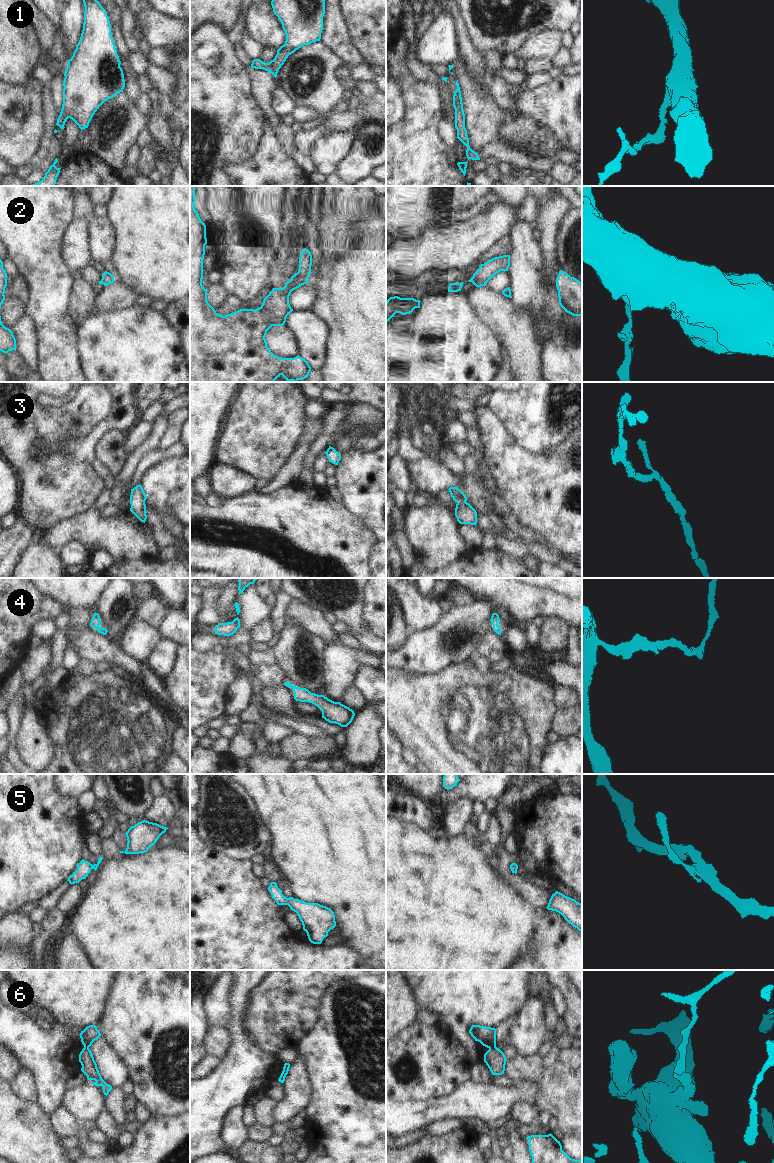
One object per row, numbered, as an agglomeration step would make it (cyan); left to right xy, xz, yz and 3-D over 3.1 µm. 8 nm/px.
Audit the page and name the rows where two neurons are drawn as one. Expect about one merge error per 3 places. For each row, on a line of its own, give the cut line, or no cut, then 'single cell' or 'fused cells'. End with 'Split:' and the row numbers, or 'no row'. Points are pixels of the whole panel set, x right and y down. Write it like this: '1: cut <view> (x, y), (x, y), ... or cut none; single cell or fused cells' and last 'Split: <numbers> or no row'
1: cut none; single cell
2: cut xz (297, 272), (298, 278), (292, 286), (292, 290); fused cells
3: cut none; single cell
4: cut none; single cell
5: cut none; single cell
6: cut yz (495, 1046), (489, 1049); fused cells
Split: 2, 6

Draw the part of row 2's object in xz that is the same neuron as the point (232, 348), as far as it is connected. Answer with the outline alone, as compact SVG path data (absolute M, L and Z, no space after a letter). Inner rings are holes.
M190 186L190 382L274 382L280 375L286 381L297 382L308 377L311 367L300 357L282 358L275 356L267 347L266 334L272 326L283 326L287 316L293 311L289 296L295 281L295 273L283 288L273 288L257 309L240 309L228 315L217 314L207 301L207 289L202 285L203 259L205 255L206 225L194 208L195 186Z

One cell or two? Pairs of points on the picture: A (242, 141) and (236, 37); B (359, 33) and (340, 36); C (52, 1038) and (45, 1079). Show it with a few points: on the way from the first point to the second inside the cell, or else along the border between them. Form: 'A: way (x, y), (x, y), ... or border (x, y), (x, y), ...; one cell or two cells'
A: border (226, 33), (226, 37), (232, 45); two cells
B: border (341, 13), (349, 40), (361, 55); two cells
C: way (52, 1048), (52, 1055), (49, 1058), (49, 1069); one cell

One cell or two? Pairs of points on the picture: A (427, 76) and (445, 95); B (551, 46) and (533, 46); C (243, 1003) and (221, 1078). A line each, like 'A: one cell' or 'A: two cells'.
A: one cell
B: one cell
C: one cell

